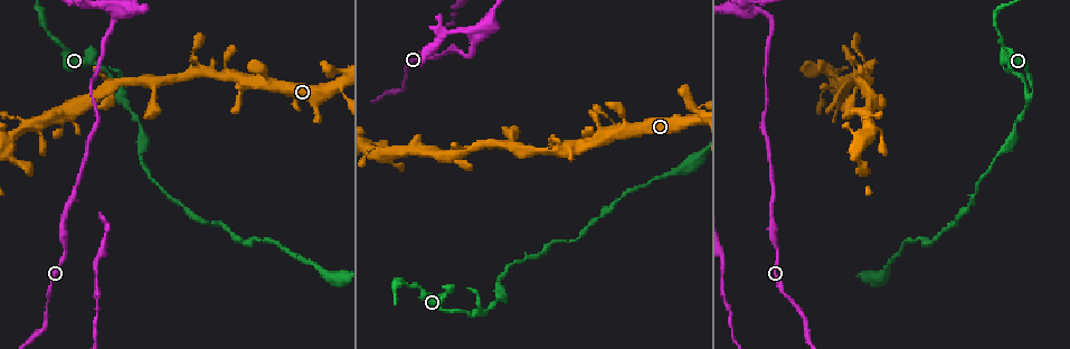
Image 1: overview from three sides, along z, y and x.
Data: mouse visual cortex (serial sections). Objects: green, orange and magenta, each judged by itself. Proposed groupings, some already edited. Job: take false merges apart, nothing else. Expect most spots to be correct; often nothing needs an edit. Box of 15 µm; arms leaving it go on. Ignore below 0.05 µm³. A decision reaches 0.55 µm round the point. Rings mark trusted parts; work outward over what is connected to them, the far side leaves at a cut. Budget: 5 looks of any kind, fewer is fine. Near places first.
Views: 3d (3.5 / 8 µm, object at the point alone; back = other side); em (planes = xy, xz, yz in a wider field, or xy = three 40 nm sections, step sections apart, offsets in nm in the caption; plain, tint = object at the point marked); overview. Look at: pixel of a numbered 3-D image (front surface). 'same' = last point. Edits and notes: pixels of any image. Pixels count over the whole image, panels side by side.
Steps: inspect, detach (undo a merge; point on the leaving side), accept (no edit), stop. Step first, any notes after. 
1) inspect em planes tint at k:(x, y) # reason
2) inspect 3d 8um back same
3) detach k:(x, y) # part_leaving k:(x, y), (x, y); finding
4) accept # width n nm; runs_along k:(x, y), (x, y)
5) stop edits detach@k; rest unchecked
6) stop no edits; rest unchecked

inspect 3d 3.5um at 1:(419, 287)

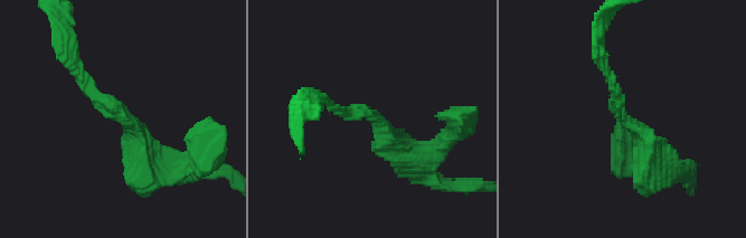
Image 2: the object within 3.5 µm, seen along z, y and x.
inspect em planes tint at 2:(374, 118) # arm_widths 150, 350 nm; shape alone is not enough

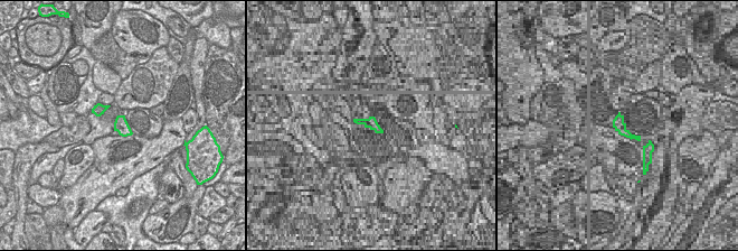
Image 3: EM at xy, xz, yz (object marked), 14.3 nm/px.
accept # one cell here

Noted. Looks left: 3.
inspect 3d 3.5um at 1:(488, 311) # a narrow waist

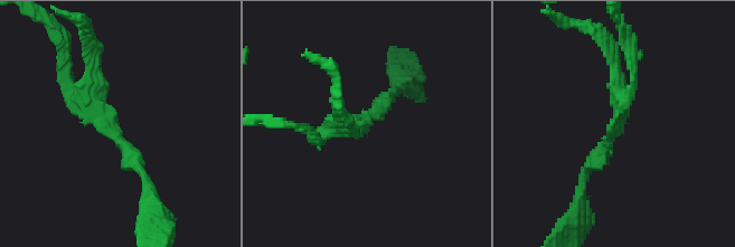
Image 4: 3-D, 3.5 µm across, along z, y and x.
inspect em xy step 2 tint at 4:(611, 139) # arm_widths 150, 250 nm

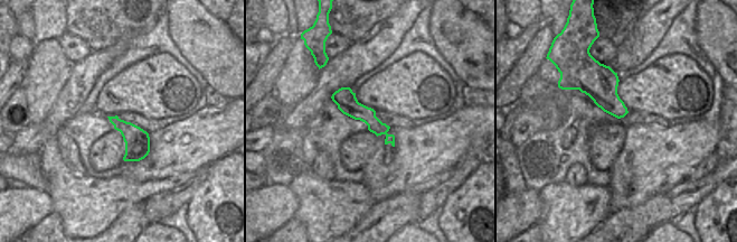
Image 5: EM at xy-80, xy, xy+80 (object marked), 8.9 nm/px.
inspect em planes tint same # cut it another way

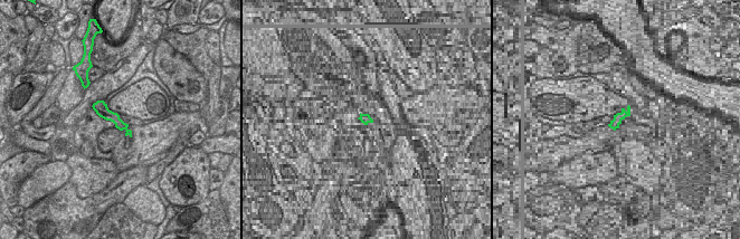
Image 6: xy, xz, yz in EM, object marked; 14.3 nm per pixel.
accept # runs_along 6:(95, 106), (125, 126); one cell here

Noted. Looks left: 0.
stop no edits; rest unchecked

